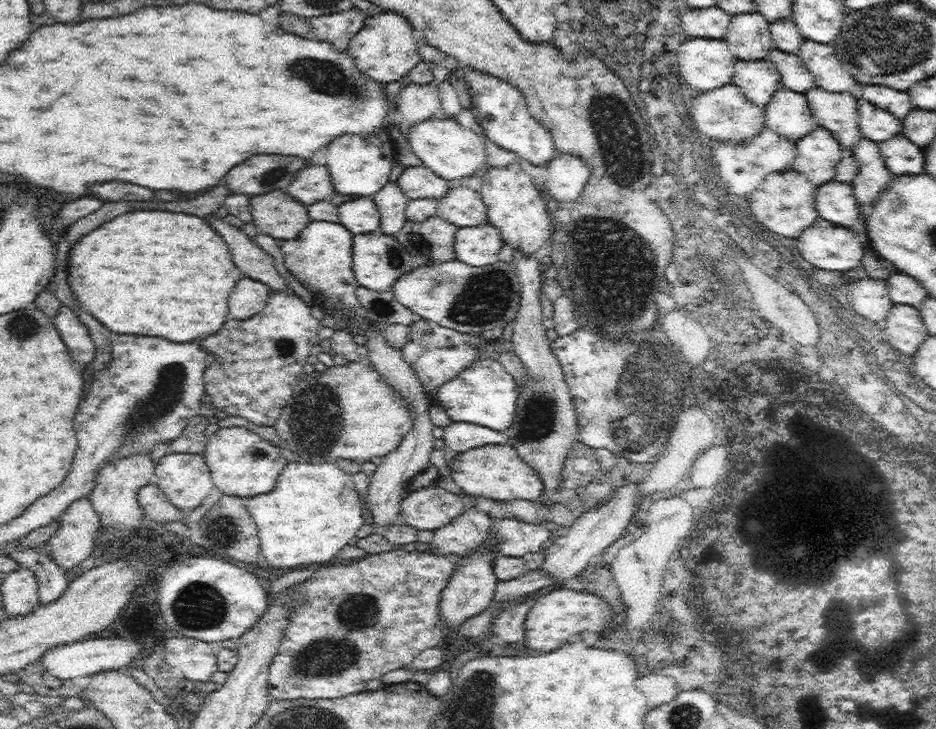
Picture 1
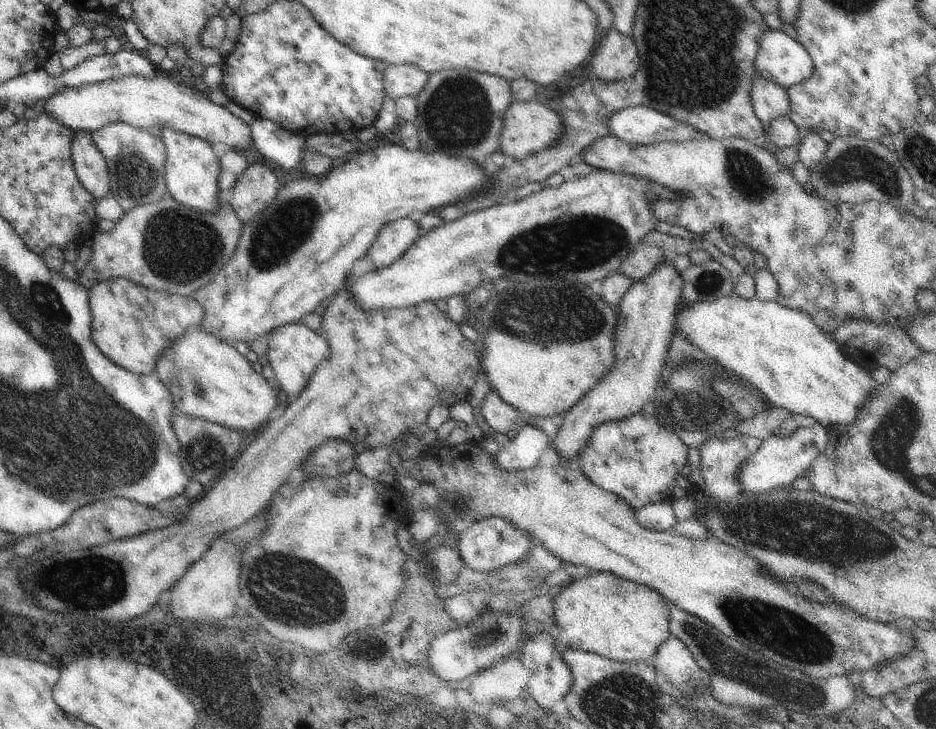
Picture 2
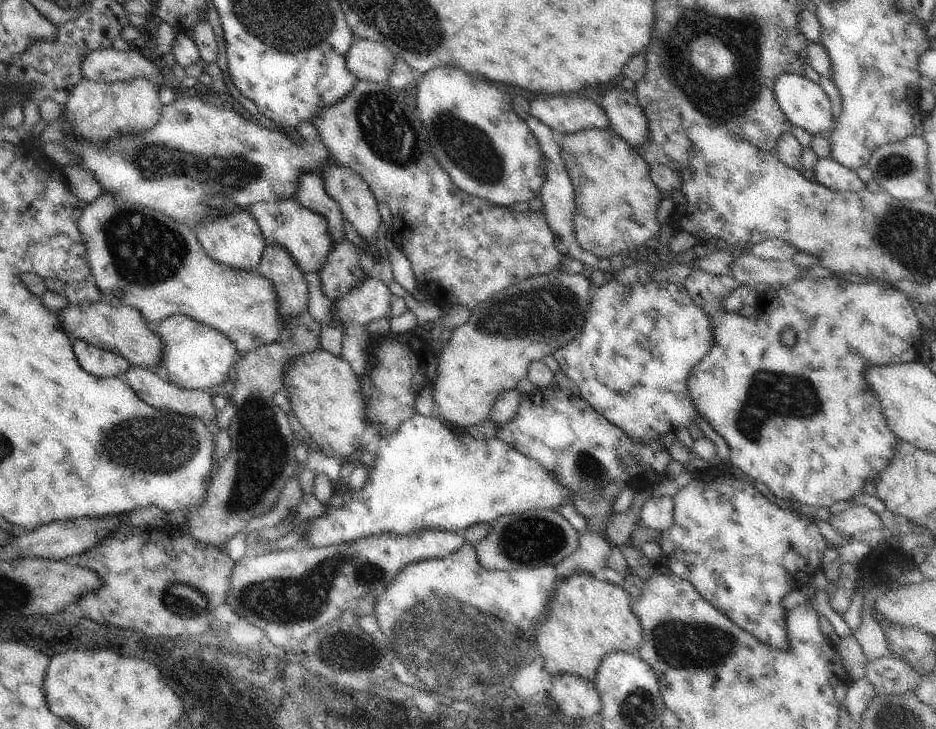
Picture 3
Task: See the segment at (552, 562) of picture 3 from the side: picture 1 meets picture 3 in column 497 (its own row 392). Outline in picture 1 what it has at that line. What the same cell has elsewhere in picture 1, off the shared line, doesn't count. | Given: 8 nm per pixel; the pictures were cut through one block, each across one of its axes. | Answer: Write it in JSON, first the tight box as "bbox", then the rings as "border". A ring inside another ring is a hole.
{"bbox":[505,248,578,496],"border":[[[514,248],[511,263],[515,266],[520,281],[519,308],[512,322],[512,350],[523,362],[526,382],[519,388],[513,422],[505,432],[509,438],[508,444],[517,450],[524,463],[540,477],[542,493],[548,496],[548,492],[560,489],[562,468],[574,441],[578,440],[575,402],[565,381],[563,368],[551,349],[551,340],[546,336],[547,328],[542,322],[545,310],[539,298],[543,281],[540,262],[537,258],[524,256]]]}

